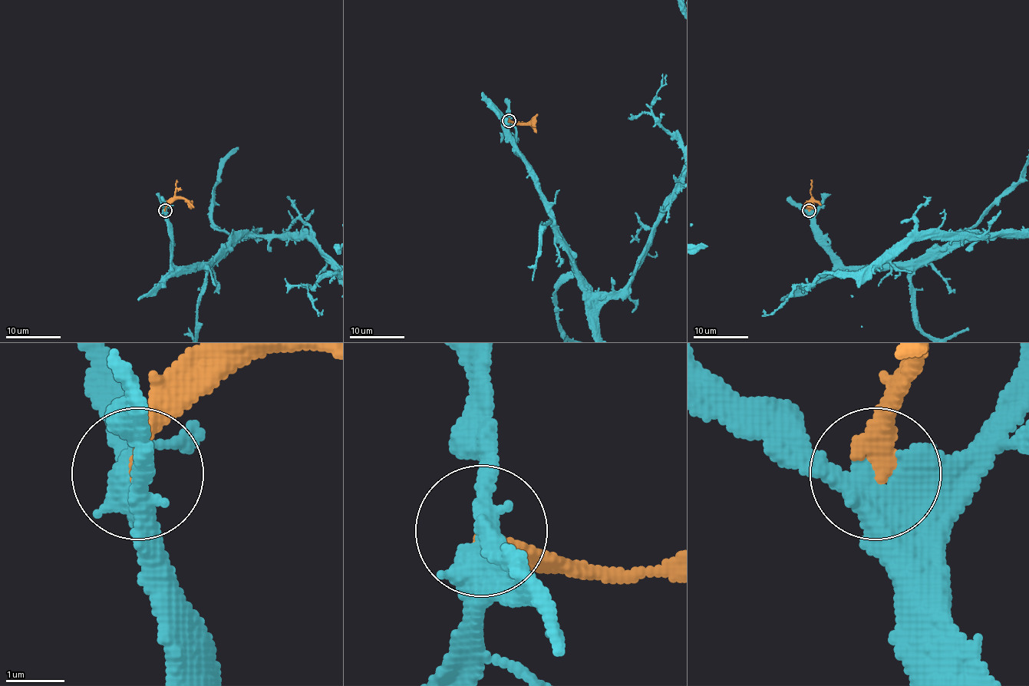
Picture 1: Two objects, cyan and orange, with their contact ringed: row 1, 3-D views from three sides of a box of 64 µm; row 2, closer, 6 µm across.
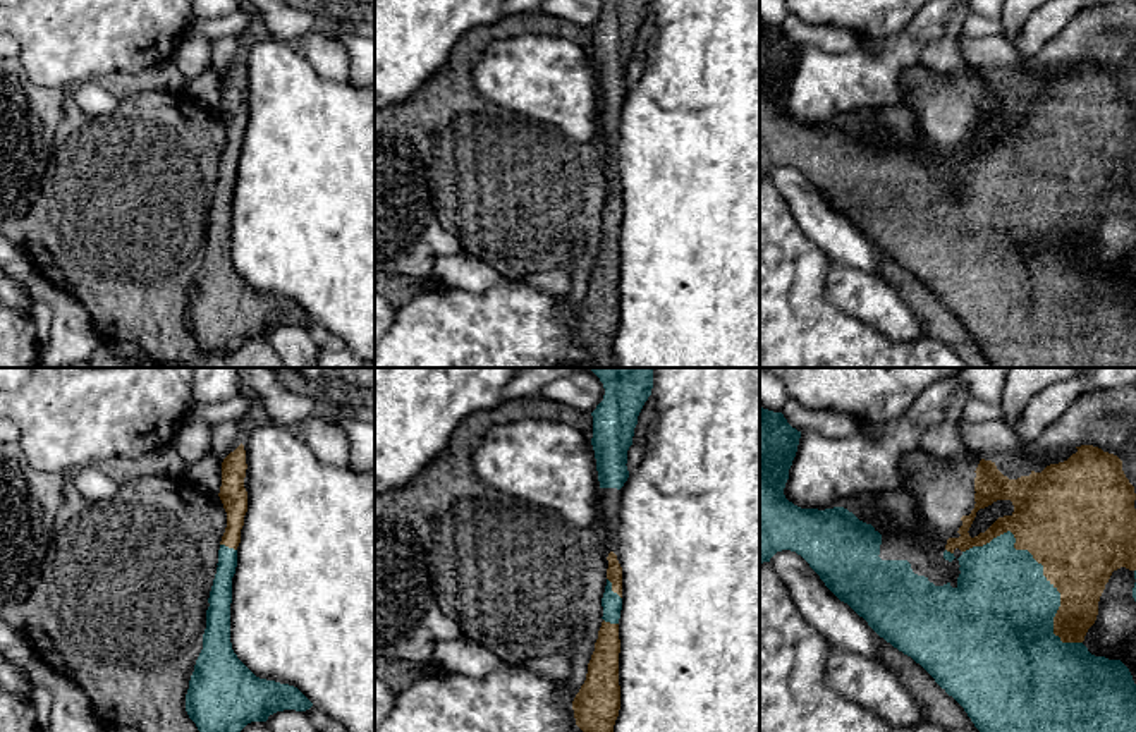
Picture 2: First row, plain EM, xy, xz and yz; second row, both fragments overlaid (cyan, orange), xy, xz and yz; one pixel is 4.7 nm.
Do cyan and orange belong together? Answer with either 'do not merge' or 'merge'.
merge

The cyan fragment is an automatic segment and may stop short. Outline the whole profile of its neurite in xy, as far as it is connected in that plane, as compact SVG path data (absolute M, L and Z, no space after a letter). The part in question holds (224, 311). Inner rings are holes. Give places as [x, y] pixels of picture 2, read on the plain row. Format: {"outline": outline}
{"outline": "M241 58L222 77L220 115L227 143L220 156L218 182L208 213L203 265L186 309L186 326L206 352L227 354L251 337L266 337L284 325L306 326L313 318L294 301L256 292L230 258L232 192L247 127L246 65Z"}

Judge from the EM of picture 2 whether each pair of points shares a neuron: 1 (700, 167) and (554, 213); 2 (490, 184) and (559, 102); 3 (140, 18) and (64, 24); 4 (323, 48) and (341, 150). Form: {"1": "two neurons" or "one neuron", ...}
{"1": "two neurons", "2": "two neurons", "3": "one neuron", "4": "two neurons"}

